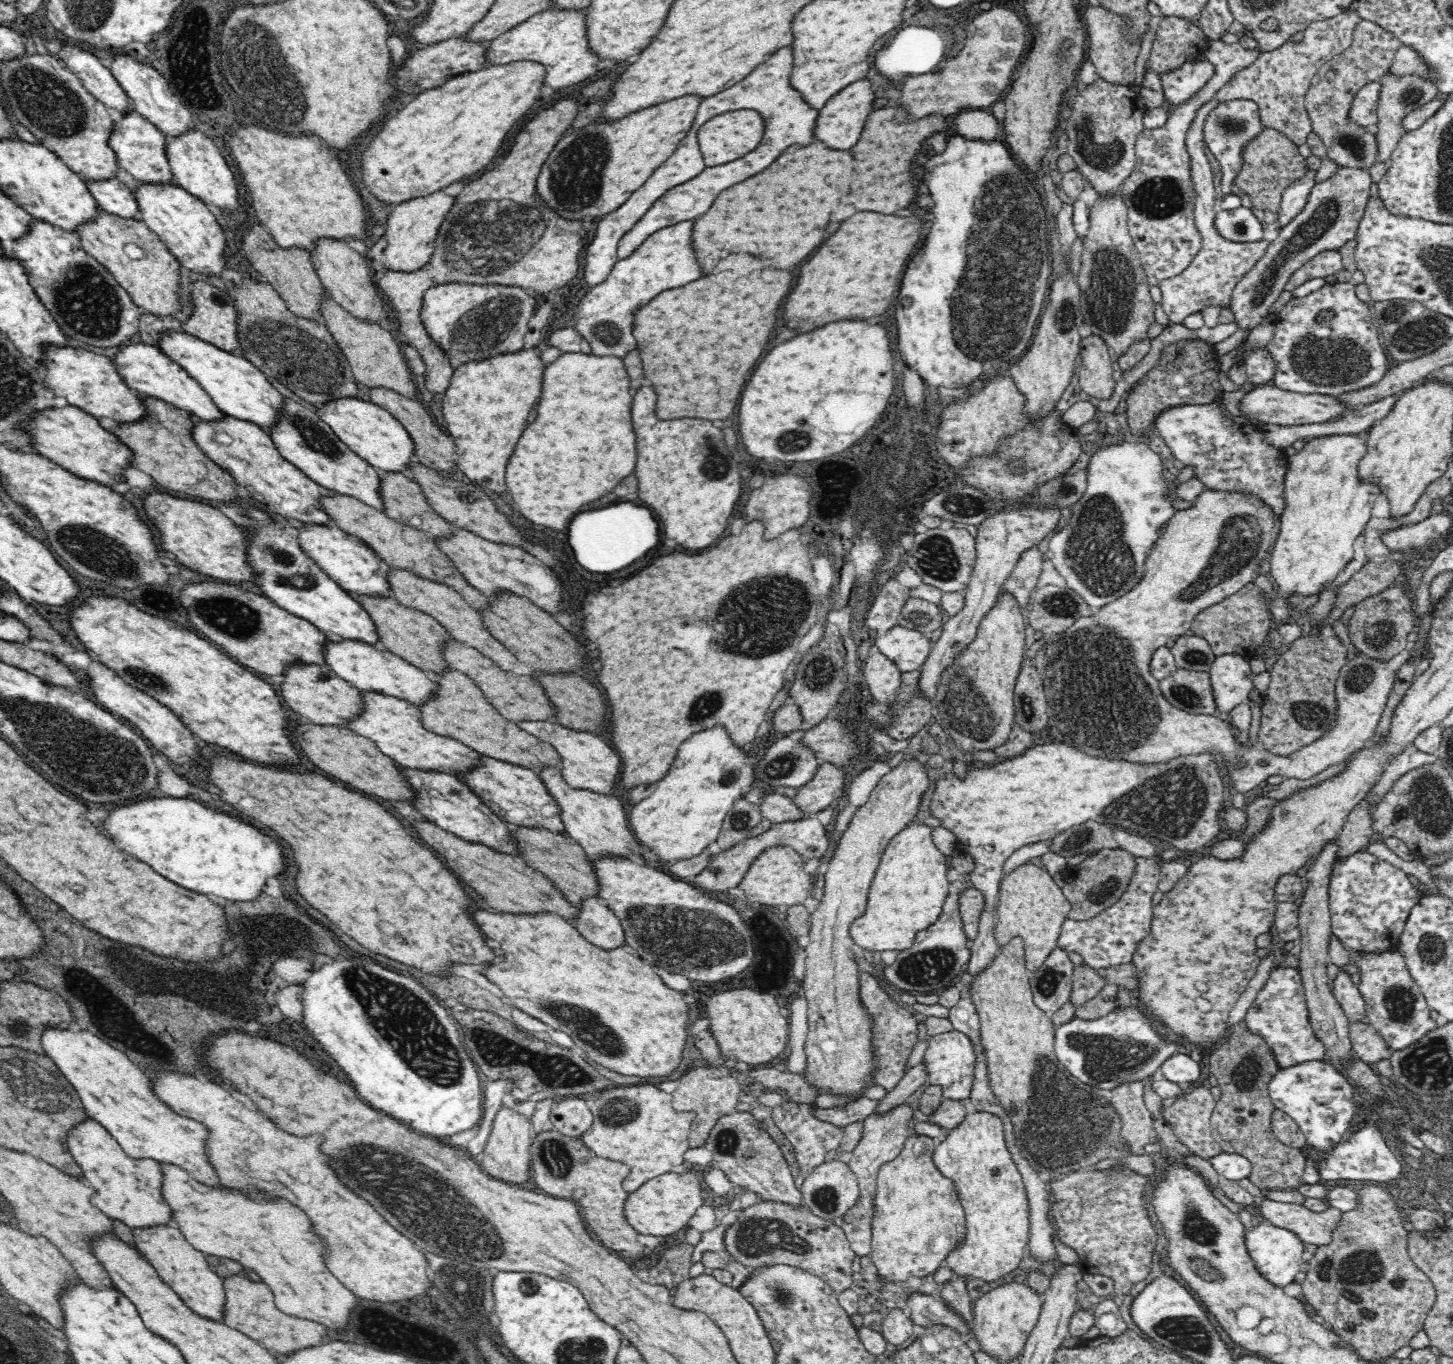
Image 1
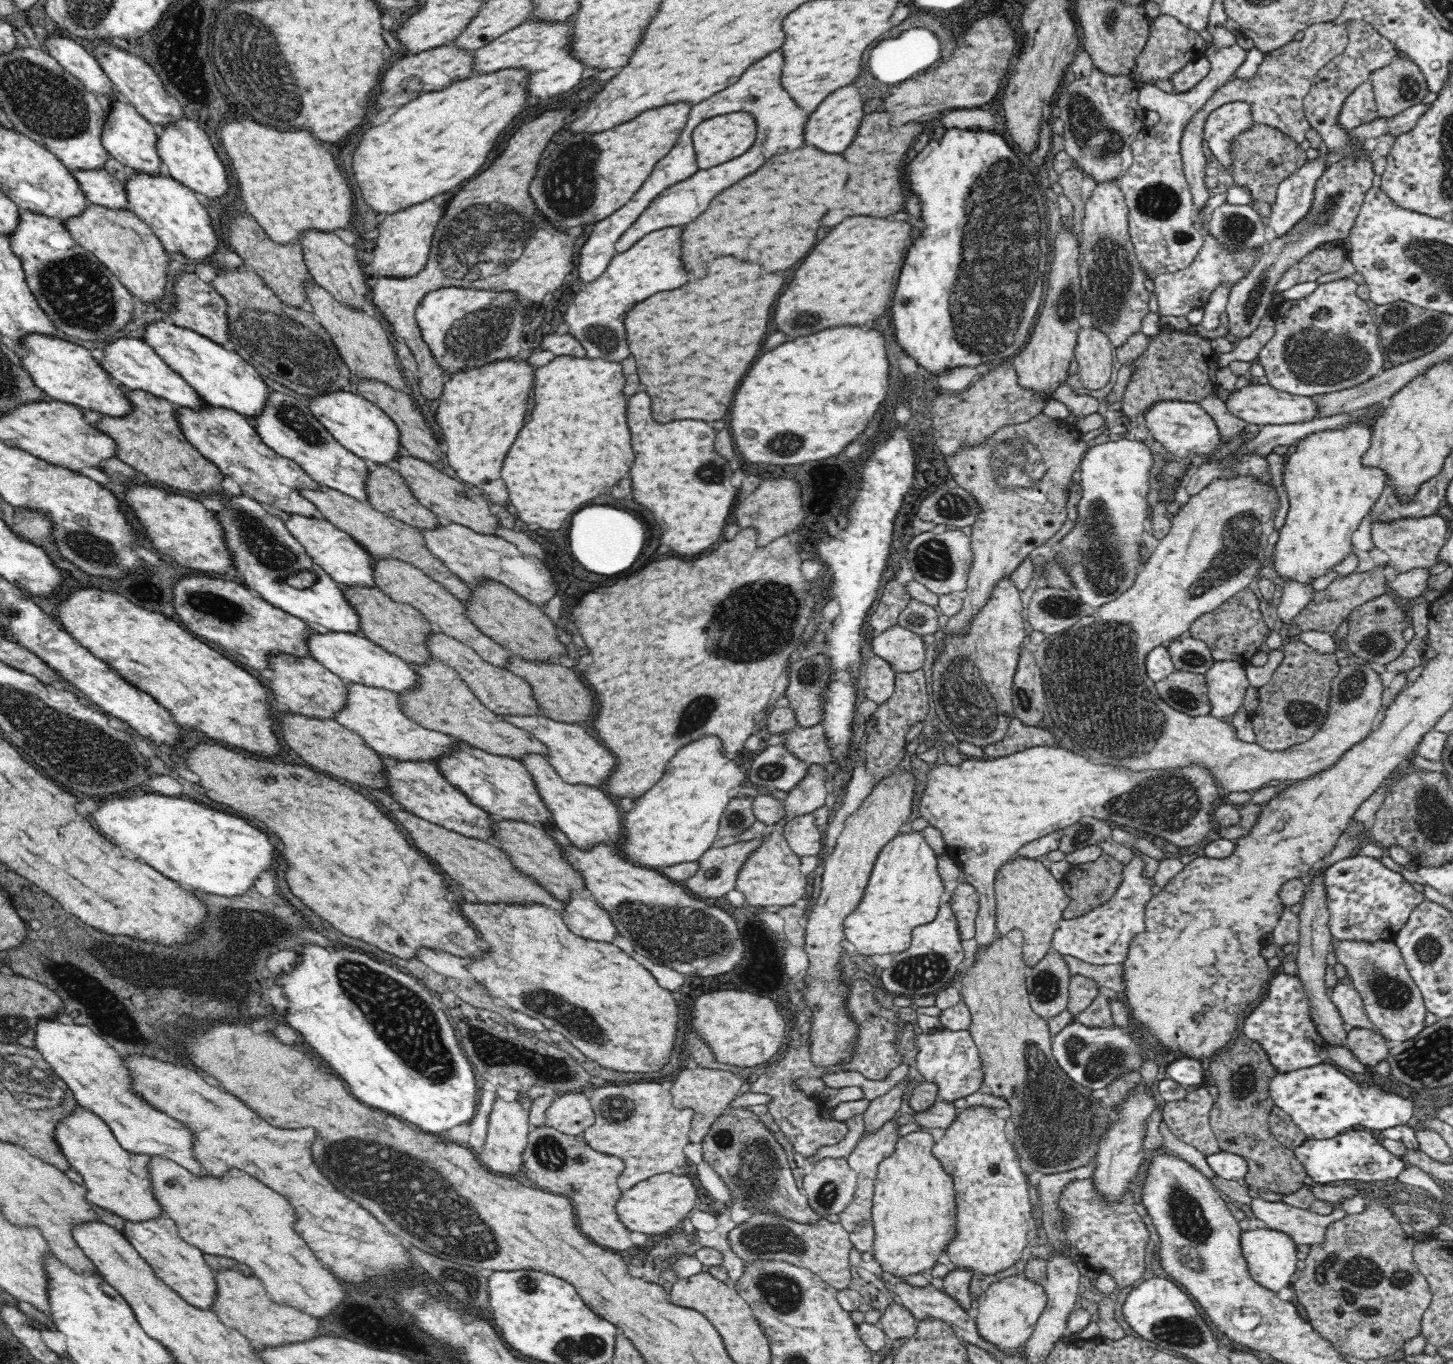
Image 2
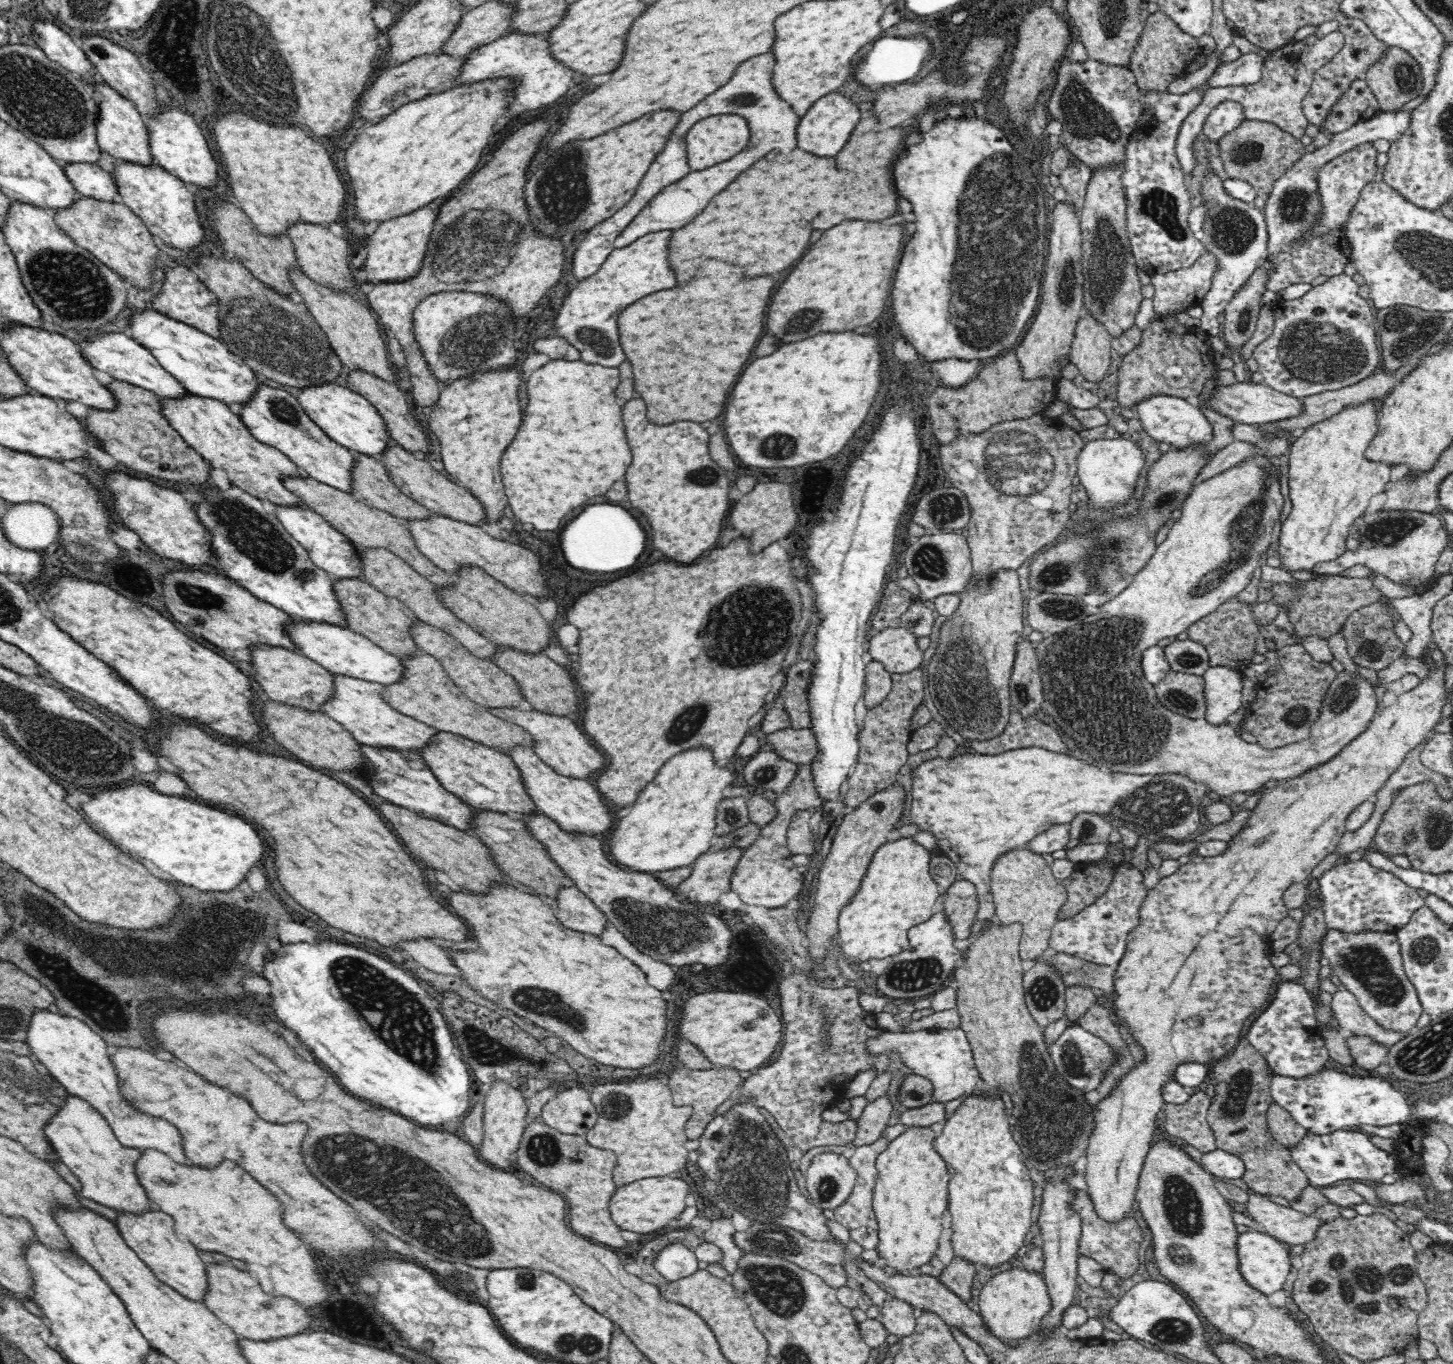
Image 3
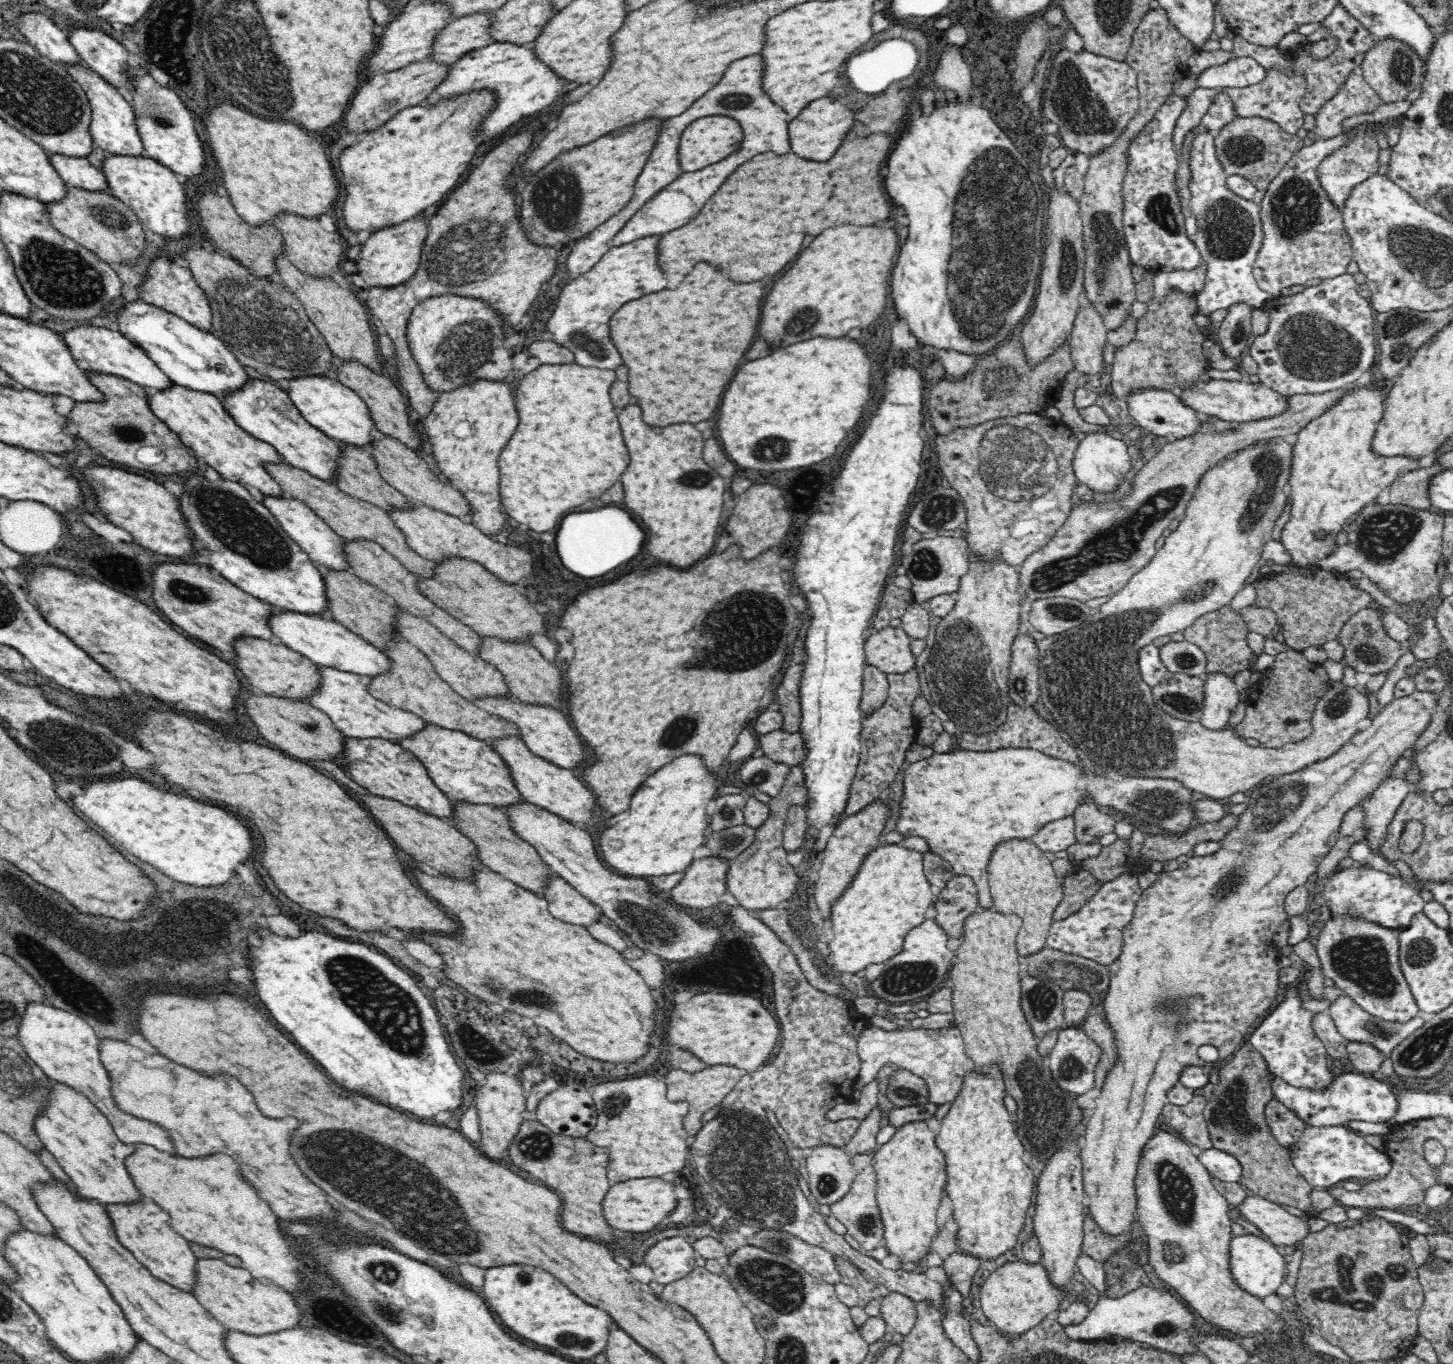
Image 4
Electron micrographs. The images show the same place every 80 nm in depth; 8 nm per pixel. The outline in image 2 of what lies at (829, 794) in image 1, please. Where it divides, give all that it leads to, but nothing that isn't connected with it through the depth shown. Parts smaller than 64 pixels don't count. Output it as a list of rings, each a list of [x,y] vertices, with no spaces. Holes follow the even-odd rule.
[[[809,765],[808,772],[802,780],[796,784],[796,787],[786,792],[786,797],[782,800],[784,822],[824,806],[826,796],[833,792],[833,786],[827,783],[828,780],[829,772],[824,769],[824,765]]]

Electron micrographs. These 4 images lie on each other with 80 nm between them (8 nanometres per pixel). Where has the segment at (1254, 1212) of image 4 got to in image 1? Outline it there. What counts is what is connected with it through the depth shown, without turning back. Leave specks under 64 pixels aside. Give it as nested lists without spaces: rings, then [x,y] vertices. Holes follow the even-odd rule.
[[[1262,1200],[1258,1203],[1264,1222],[1296,1234],[1302,1243],[1317,1247],[1330,1245],[1342,1212],[1329,1207],[1326,1212],[1312,1212],[1302,1205]]]

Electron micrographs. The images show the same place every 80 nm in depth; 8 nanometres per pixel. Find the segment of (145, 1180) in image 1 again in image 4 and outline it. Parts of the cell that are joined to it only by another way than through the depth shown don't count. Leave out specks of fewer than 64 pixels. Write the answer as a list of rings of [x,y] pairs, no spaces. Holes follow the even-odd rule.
[[[54,1081],[48,1088],[42,1112],[38,1110],[34,1116],[33,1127],[43,1148],[54,1155],[82,1197],[94,1198],[103,1206],[142,1198],[124,1164],[126,1156],[134,1152],[133,1144],[126,1145],[118,1138],[110,1121],[85,1094]]]

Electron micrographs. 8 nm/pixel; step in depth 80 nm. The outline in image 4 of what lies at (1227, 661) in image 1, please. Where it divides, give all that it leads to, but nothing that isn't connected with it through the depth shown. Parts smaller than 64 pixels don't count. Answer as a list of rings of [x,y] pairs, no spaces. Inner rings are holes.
[[[1224,673],[1205,674],[1203,704],[1199,724],[1207,730],[1220,732],[1229,727],[1232,710],[1238,704],[1236,684]]]

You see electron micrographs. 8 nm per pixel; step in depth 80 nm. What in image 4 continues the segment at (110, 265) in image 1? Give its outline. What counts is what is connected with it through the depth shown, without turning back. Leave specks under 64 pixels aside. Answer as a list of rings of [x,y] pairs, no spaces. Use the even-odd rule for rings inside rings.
[[[66,184],[66,194],[54,202],[44,202],[52,226],[63,236],[94,252],[108,264],[129,260],[138,264],[140,254],[146,250],[141,220],[119,198],[99,190],[84,190]]]

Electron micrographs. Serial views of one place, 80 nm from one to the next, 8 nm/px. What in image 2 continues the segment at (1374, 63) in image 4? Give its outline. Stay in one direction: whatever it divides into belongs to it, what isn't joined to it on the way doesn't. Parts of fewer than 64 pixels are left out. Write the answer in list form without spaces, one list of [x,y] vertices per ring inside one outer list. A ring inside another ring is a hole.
[[[1396,52],[1390,64],[1370,74],[1370,85],[1379,116],[1396,116],[1420,103],[1428,94],[1421,68],[1408,56]]]

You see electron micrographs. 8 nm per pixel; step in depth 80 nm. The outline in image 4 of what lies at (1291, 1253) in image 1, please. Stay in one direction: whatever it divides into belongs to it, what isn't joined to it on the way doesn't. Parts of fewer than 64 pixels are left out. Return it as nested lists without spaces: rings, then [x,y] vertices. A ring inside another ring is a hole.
[[[1252,1234],[1236,1236],[1230,1242],[1228,1252],[1230,1254],[1231,1279],[1234,1279],[1234,1283],[1238,1287],[1252,1296],[1263,1299],[1269,1294],[1275,1294],[1278,1286],[1285,1280],[1284,1274],[1286,1274],[1287,1267],[1284,1264],[1287,1262],[1272,1244],[1268,1244],[1267,1240],[1256,1238]]]

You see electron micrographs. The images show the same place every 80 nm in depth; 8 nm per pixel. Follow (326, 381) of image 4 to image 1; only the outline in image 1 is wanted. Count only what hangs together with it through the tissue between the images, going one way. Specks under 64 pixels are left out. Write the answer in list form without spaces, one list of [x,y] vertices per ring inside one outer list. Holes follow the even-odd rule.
[[[342,396],[338,400],[318,404],[315,412],[330,426],[340,441],[375,468],[402,473],[415,460],[414,443],[408,431],[385,408],[377,404],[358,397]]]

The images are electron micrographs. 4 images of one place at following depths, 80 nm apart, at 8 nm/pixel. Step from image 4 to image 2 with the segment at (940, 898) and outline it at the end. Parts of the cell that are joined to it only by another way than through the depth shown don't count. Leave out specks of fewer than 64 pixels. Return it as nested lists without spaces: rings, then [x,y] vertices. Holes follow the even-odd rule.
[[[968,882],[958,884],[949,900],[950,909],[958,923],[960,940],[970,940],[975,937],[975,920],[979,911],[979,894]]]

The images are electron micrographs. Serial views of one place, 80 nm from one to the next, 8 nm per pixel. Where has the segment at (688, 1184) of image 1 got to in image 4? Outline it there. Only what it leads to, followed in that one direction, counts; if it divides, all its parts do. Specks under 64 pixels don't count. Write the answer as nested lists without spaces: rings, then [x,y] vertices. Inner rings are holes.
[[[660,1177],[636,1178],[614,1184],[602,1202],[606,1223],[623,1232],[650,1232],[662,1222],[662,1218],[676,1208],[678,1186],[664,1182]]]

